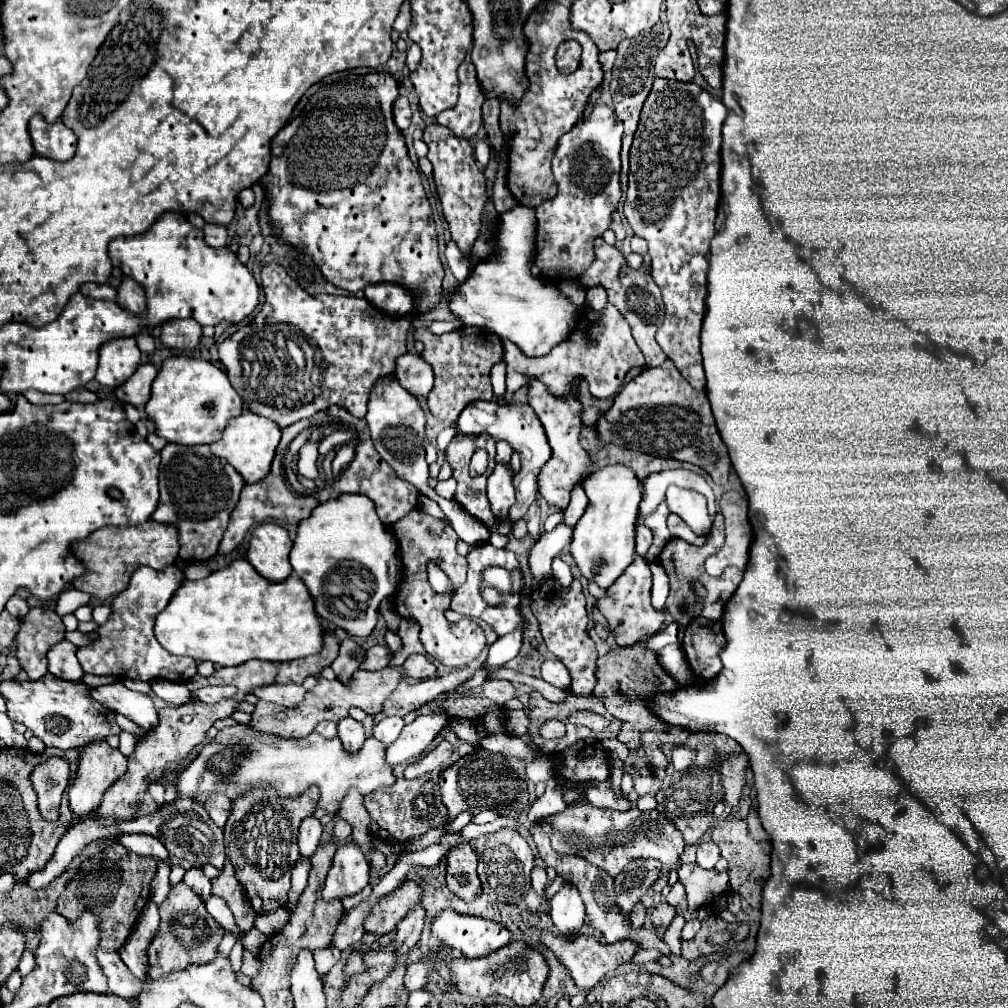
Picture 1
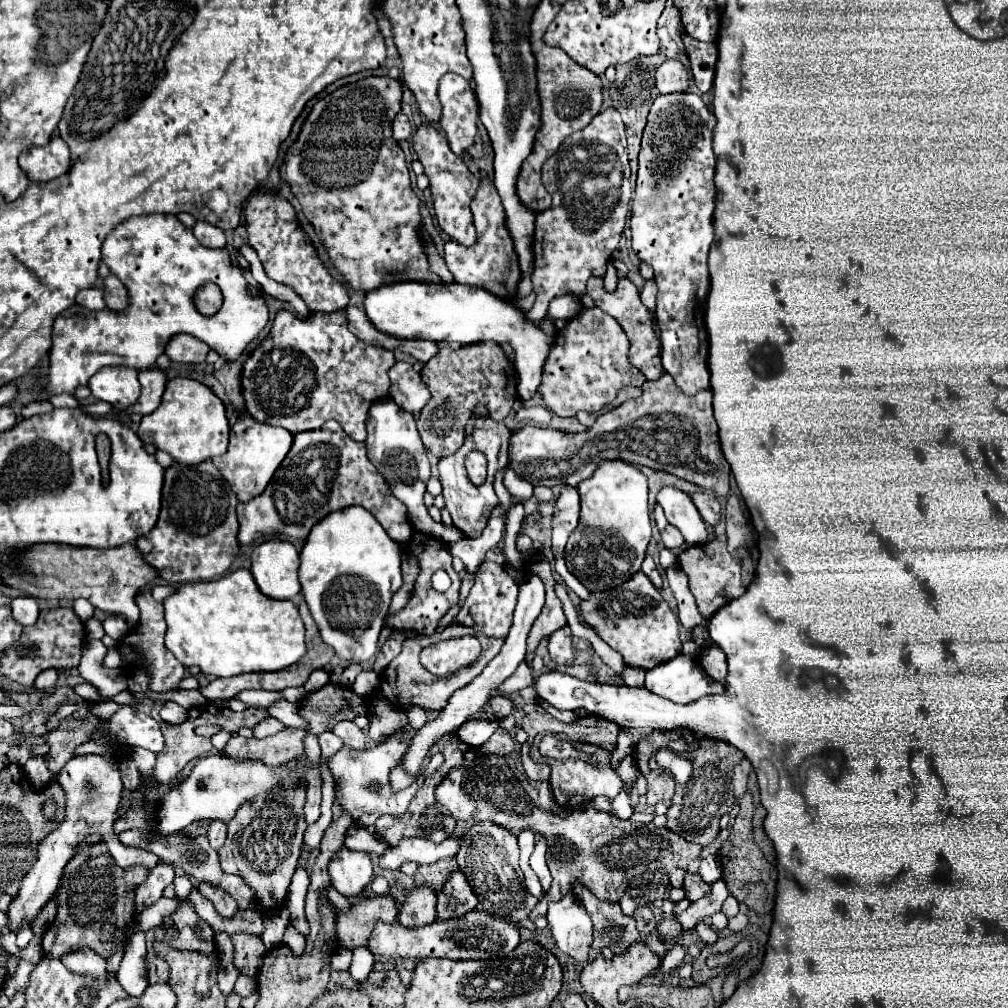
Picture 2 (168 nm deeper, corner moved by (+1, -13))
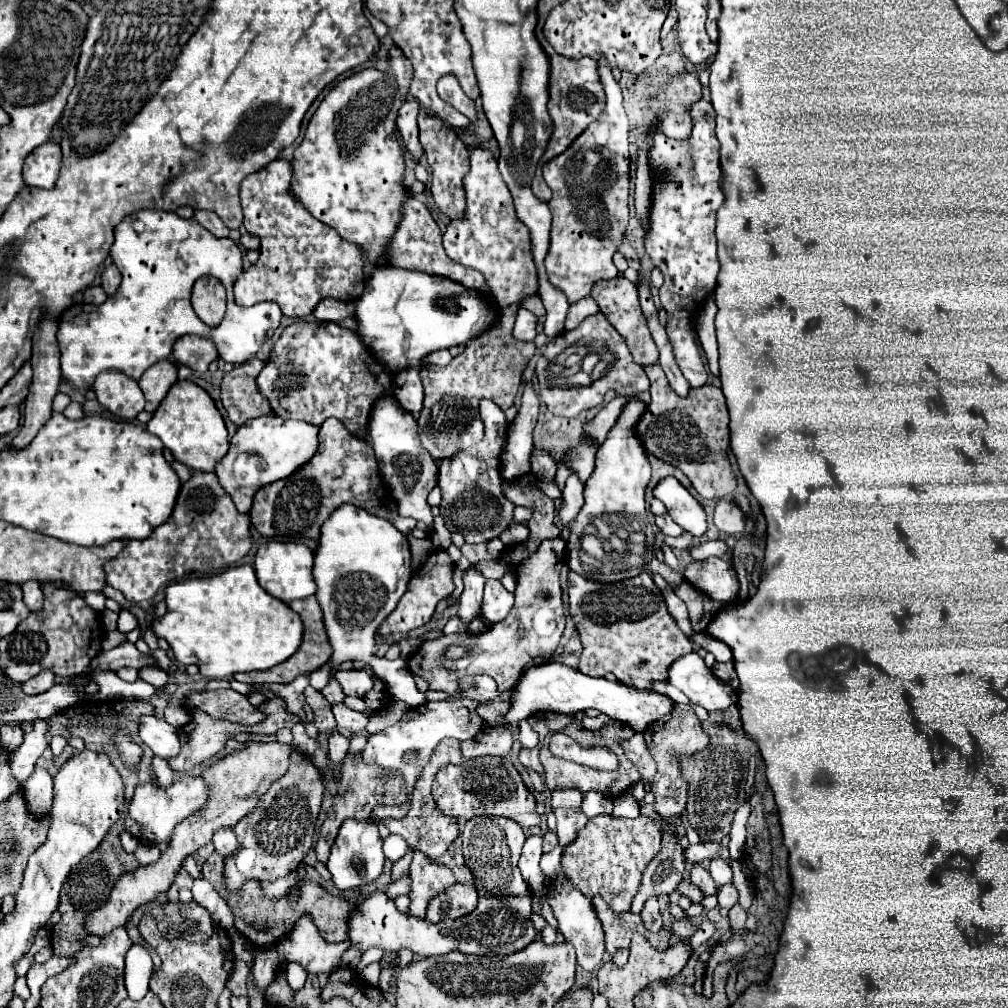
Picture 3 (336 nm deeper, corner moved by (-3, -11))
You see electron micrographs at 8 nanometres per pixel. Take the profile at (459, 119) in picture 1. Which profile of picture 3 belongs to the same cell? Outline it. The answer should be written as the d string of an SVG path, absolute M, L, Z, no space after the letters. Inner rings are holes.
M447 75L447 77L441 77L439 83L437 83L437 93L439 97L453 105L459 113L463 113L471 123L477 121L477 111L475 111L475 101L469 99L463 89L459 89L459 81L455 81L455 77Z

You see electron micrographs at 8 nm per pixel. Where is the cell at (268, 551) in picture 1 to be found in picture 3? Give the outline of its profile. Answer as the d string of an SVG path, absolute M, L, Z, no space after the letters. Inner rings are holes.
M269 541L263 543L255 555L255 573L259 579L259 585L273 597L277 597L283 603L291 603L295 599L303 599L315 593L315 581L311 575L313 567L313 553L303 543L281 543L281 541Z

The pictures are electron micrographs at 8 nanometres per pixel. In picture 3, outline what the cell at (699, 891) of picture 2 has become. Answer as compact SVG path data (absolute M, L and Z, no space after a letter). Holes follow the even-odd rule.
M693 865L693 869L691 869L691 881L703 891L703 895L715 895L717 893L717 885L715 885L713 877L701 865Z

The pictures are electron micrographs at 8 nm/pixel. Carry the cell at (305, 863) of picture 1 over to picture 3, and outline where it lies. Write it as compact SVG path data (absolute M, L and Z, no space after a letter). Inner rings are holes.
M287 965L287 981L293 989L301 989L303 983L305 983L305 977L307 977L307 971L301 967L301 965Z

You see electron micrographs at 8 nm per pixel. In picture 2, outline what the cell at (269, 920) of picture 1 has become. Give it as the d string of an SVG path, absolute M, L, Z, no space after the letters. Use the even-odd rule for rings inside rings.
M193 891L187 897L189 903L195 905L197 913L205 919L215 932L226 932L232 936L235 932L245 932L249 934L261 935L263 933L265 924L263 923L261 914L252 909L238 910L232 918L221 917L213 903L207 899L203 899L197 891Z

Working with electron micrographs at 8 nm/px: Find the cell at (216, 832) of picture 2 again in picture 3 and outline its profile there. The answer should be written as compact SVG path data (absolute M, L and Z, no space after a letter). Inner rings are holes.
M223 827L219 829L215 835L213 835L213 845L215 845L215 851L223 857L231 855L237 847L237 839L235 839L235 833L231 827Z

